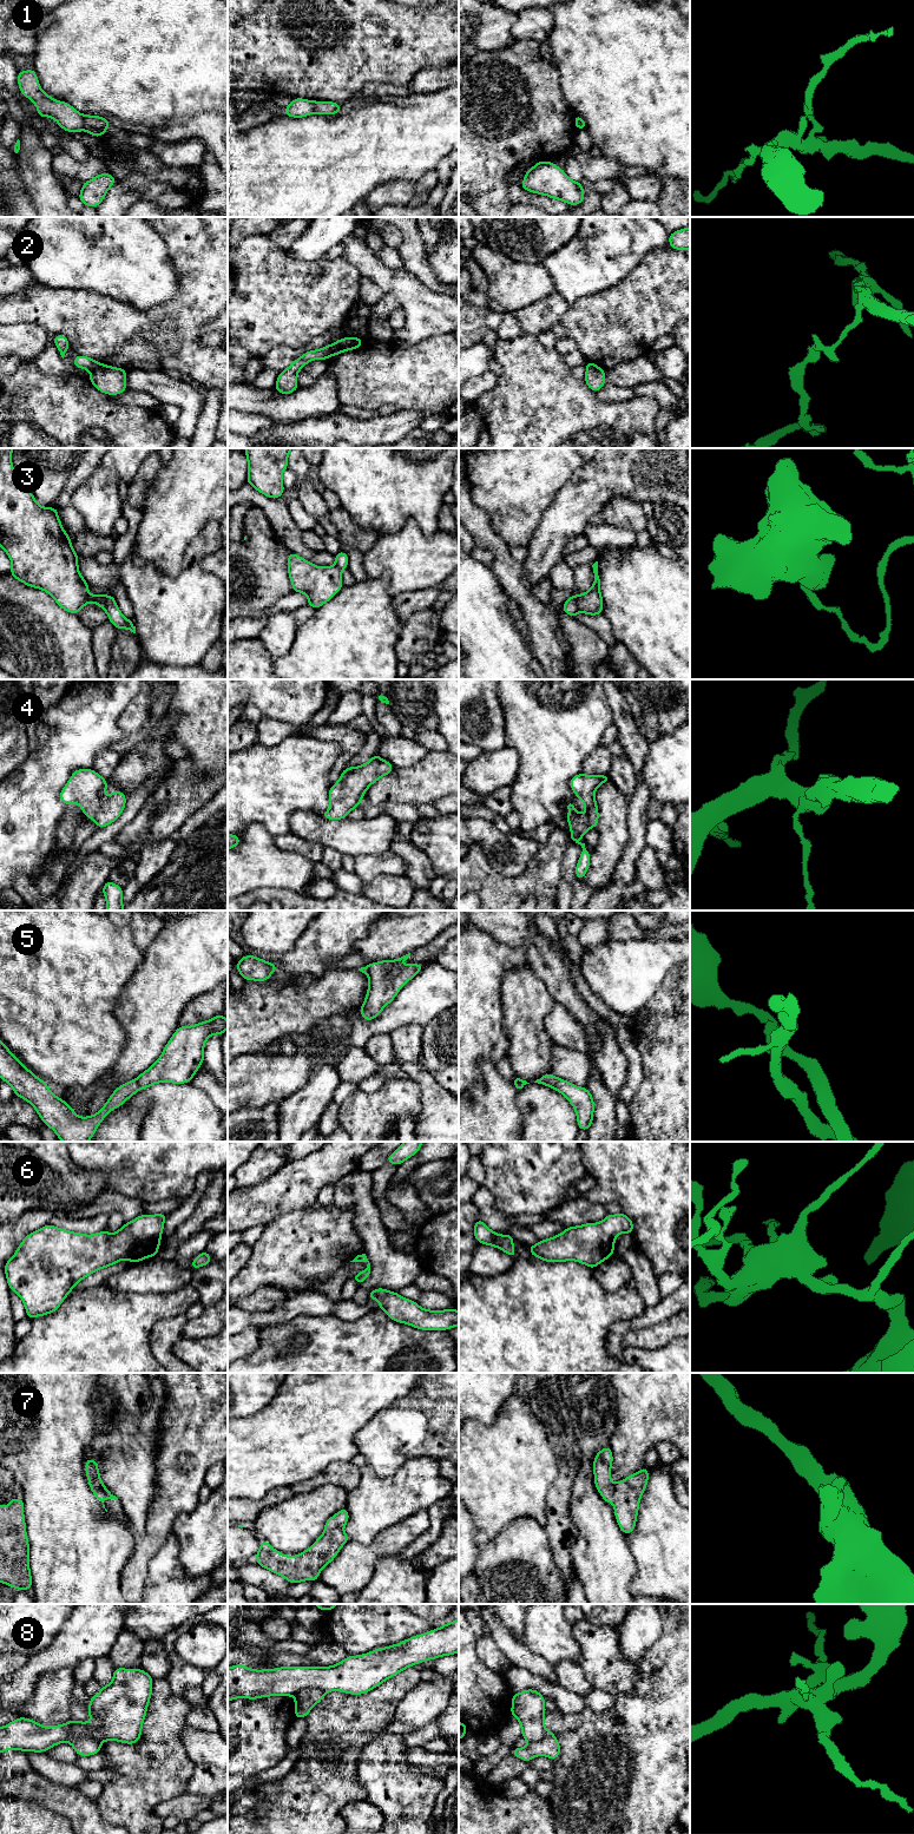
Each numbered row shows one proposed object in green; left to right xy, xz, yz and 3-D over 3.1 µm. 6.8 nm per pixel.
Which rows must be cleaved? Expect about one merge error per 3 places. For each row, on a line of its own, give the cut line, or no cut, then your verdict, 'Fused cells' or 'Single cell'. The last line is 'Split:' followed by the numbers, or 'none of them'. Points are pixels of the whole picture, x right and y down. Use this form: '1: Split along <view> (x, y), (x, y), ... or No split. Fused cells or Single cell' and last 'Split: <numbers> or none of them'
1: Split along xy (85, 116), (83, 129). Fused cells
2: Split along xz (331, 344), (329, 355). Fused cells
3: Split along yz (577, 596), (577, 606), (580, 611). Fused cells
4: No split. Single cell
5: Split along xy (135, 1079), (140, 1088). Fused cells
6: No split. Single cell
7: No split. Single cell
8: Split along xy (67, 1739), (71, 1731), (78, 1724), (81, 1724), (99, 1743). Fused cells
Split: 1, 2, 3, 5, 8

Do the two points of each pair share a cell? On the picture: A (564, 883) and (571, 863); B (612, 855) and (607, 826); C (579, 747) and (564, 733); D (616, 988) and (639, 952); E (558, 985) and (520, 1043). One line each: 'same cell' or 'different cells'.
A: same cell
B: same cell
C: same cell
D: same cell
E: different cells

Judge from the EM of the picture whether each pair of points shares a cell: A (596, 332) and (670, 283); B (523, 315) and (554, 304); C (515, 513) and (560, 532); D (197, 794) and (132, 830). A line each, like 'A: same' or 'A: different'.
A: same
B: same
C: different
D: same

